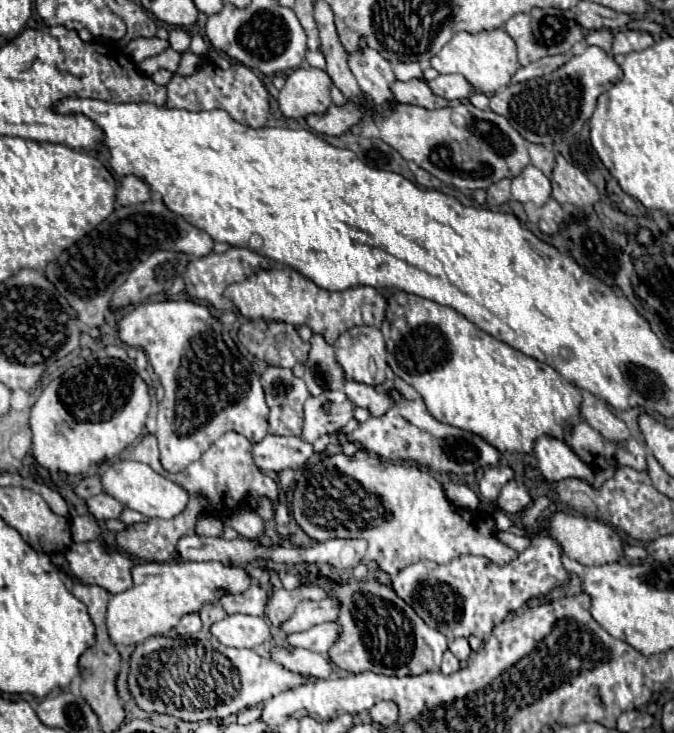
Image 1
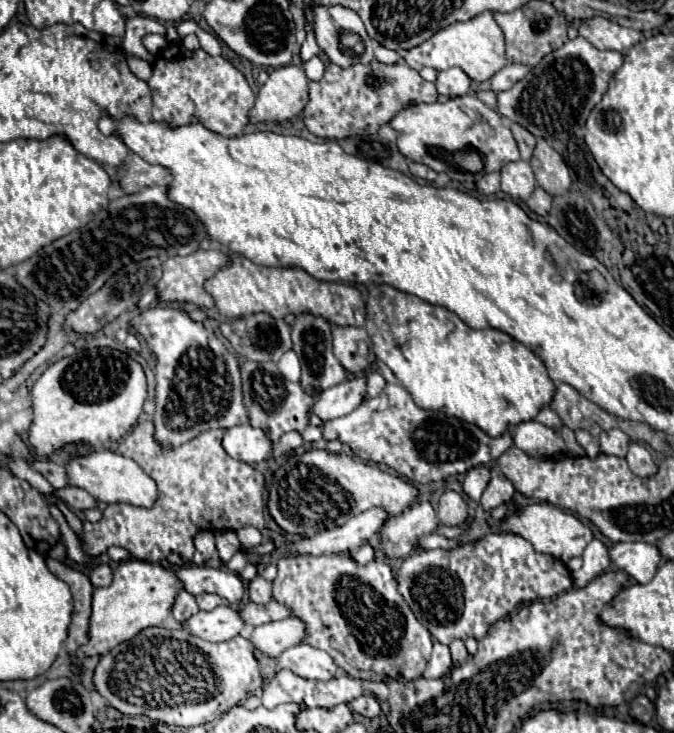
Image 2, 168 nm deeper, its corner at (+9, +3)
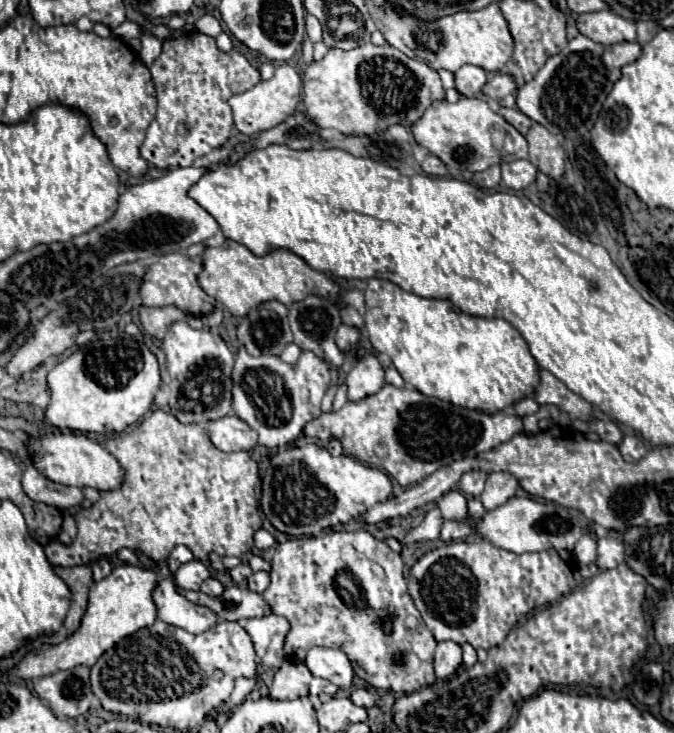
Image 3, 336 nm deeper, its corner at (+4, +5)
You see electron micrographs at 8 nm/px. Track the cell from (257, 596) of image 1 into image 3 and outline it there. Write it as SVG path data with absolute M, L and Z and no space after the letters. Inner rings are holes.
M192 560L188 564L182 564L176 572L176 584L184 590L200 590L200 584L206 580L206 578L212 578L212 570L202 564L200 560Z

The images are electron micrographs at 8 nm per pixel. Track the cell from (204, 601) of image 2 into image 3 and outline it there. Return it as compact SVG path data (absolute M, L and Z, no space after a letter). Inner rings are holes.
M210 578L210 580L206 580L206 582L200 586L200 590L202 590L204 594L212 596L212 598L216 598L216 596L220 596L220 594L224 592L222 584L220 584L216 578Z

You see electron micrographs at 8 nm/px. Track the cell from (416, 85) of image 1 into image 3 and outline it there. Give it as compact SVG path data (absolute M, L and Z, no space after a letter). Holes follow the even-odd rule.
M364 44L356 50L344 52L338 48L330 48L328 54L320 62L312 62L304 70L304 108L306 116L318 126L318 128L334 128L342 134L366 134L372 136L376 132L392 126L392 124L412 124L416 122L424 110L434 102L444 98L444 88L440 82L440 76L436 70L432 70L428 64L420 60L412 60L400 50L392 46L374 46L374 44Z

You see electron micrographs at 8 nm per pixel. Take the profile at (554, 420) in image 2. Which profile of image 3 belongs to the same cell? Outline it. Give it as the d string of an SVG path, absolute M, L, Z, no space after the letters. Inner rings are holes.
M526 398L526 400L516 402L514 410L518 416L530 416L530 414L536 414L540 410L540 404L534 402L534 398Z

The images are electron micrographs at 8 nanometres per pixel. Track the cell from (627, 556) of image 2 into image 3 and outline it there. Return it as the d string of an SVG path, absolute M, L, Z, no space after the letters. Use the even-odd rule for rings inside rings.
M598 538L598 566L614 568L624 562L624 544L618 538Z

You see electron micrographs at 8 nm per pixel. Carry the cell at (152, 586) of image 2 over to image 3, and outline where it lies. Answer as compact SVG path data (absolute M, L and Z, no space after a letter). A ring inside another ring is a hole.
M122 564L110 572L100 582L94 582L90 588L88 610L82 618L80 628L66 638L58 646L44 646L40 652L30 652L14 670L12 674L20 678L40 678L54 674L58 670L68 670L74 666L94 666L94 662L118 644L122 638L138 632L144 626L152 626L158 618L158 608L154 606L154 586L158 586L158 574L150 568L140 568L132 564Z

